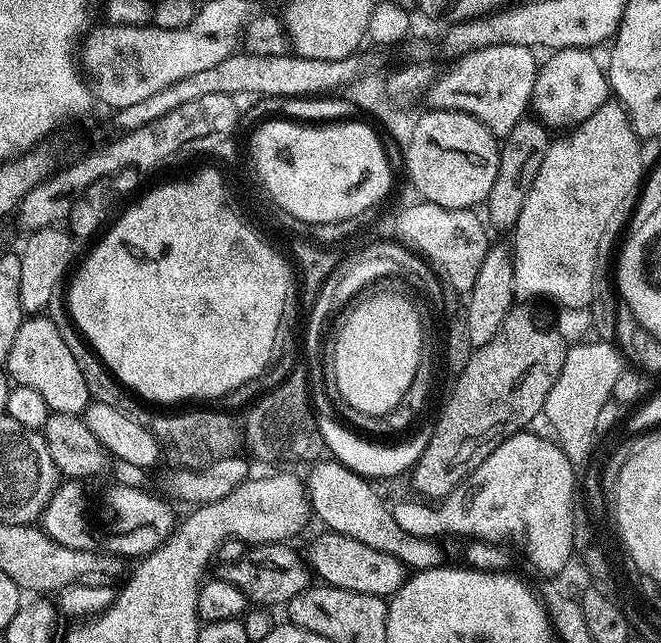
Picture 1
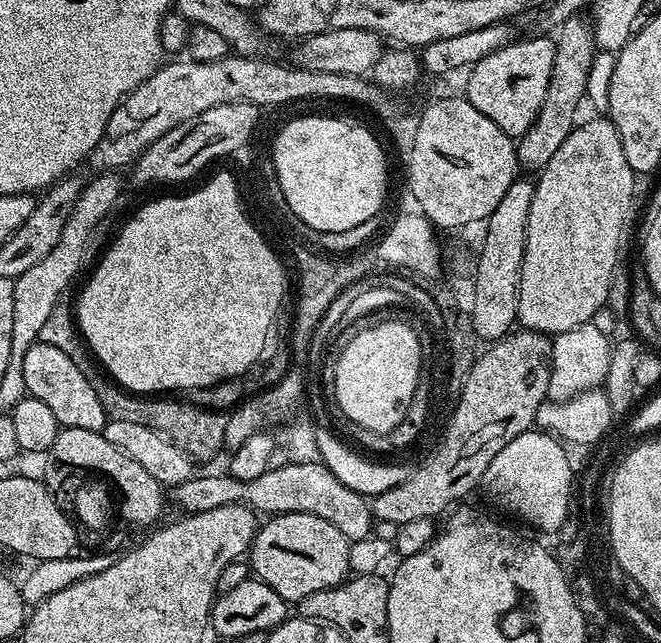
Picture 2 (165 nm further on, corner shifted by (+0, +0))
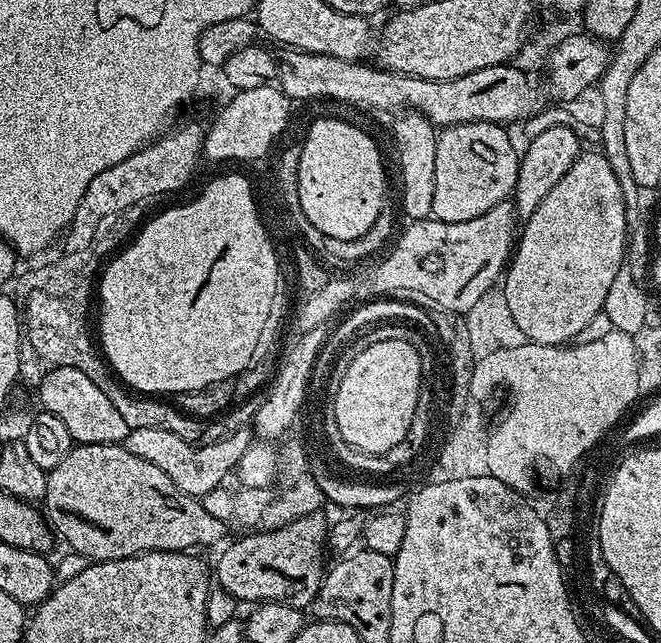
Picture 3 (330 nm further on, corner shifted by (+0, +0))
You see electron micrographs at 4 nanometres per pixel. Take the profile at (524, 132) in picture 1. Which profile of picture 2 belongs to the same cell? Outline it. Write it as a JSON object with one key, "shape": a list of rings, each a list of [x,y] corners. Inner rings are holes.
{"shape":[[[576,15],[565,22],[555,33],[556,49],[554,50],[554,70],[550,70],[550,86],[546,88],[546,98],[542,102],[542,110],[538,110],[538,118],[526,130],[526,134],[515,141],[516,162],[528,174],[539,173],[554,158],[558,146],[566,142],[566,138],[576,127],[578,117],[576,111],[580,103],[585,103],[586,78],[590,78],[590,64],[594,62],[598,47],[589,21],[583,15]]]}

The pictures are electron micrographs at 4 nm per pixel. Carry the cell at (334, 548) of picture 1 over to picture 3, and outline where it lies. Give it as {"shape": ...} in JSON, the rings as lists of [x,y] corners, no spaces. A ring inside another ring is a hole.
{"shape":[[[309,512],[297,515],[289,524],[284,524],[281,528],[272,528],[269,532],[252,530],[241,540],[236,540],[214,564],[214,580],[224,591],[231,594],[237,602],[249,600],[249,605],[261,604],[285,604],[304,610],[311,605],[312,599],[318,594],[320,583],[324,580],[326,563],[324,564],[324,552],[328,542],[329,521],[321,517],[321,513]]]}

